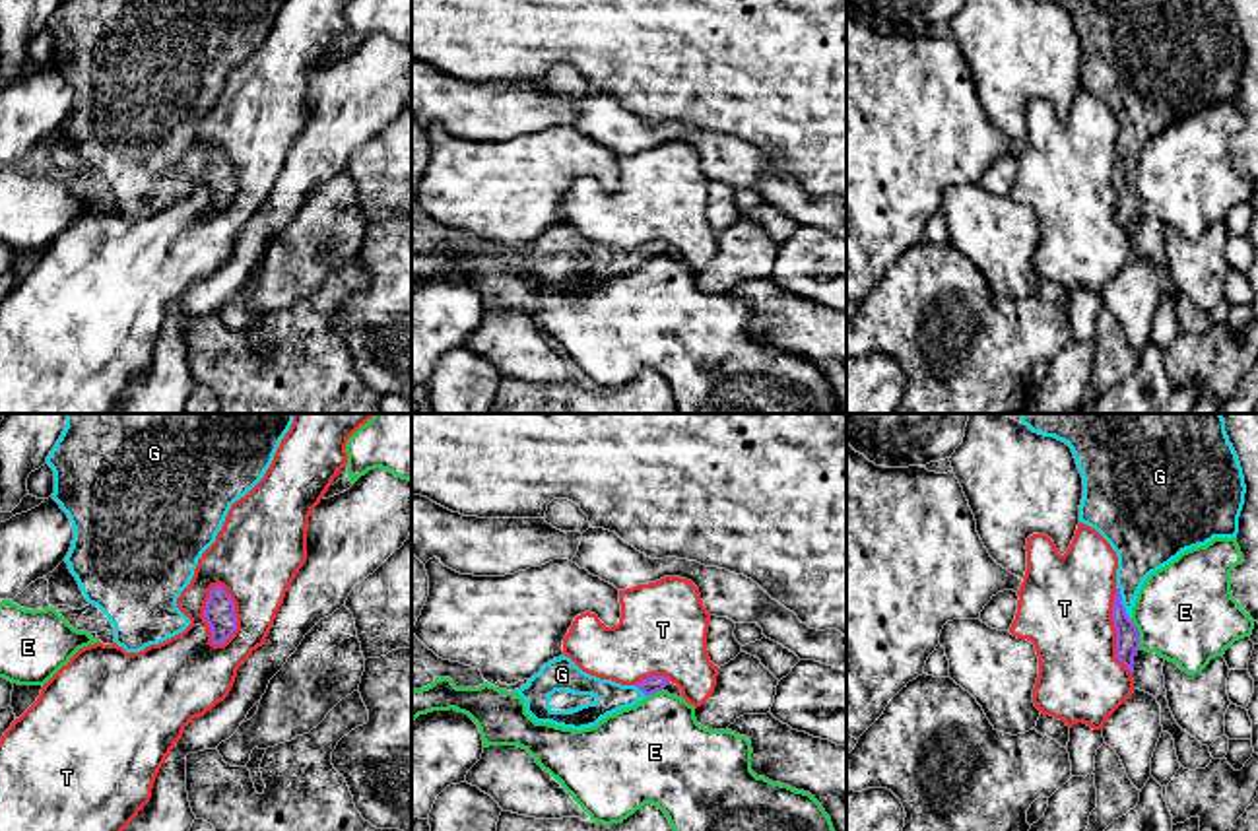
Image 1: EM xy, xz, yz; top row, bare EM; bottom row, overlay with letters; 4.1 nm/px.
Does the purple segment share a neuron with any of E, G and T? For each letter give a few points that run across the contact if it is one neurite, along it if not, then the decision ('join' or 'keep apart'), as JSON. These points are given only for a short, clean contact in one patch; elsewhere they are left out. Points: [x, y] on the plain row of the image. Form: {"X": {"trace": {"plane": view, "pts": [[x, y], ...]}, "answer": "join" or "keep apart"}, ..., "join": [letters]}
{"E": {"answer": "keep apart"}, "G": {"trace": {"plane": "yz", "pts": [[1126, 199], [1123, 169], [1142, 113]]}, "answer": "join"}, "T": {"answer": "keep apart"}, "join": ["G"]}

